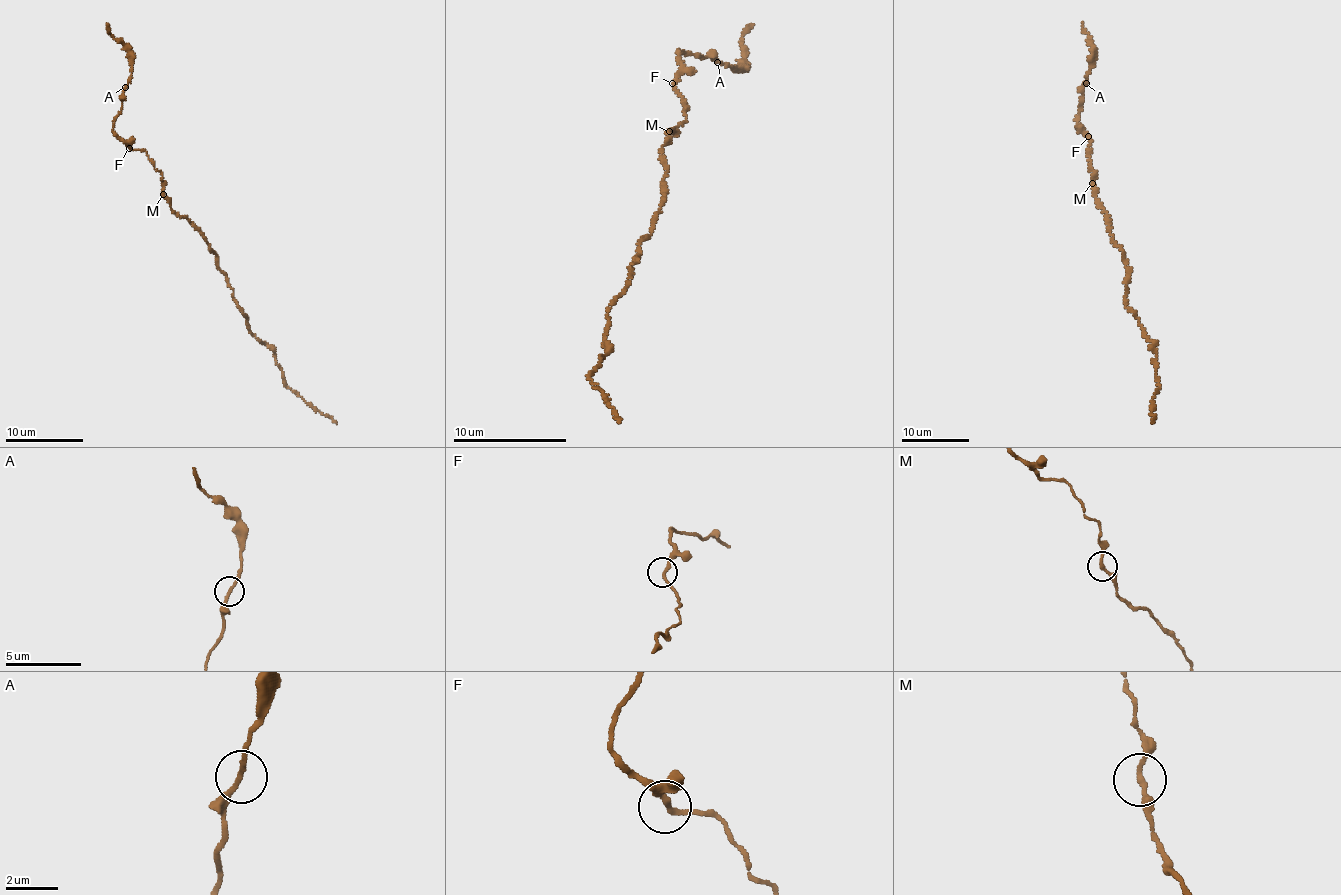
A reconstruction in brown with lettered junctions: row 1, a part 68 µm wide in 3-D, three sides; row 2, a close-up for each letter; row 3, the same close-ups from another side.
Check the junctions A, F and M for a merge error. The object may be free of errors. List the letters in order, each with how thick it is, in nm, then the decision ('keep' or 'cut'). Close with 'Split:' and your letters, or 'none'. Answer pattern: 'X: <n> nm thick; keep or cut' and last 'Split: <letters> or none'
A: 190 nm thick; keep
F: 190 nm thick; keep
M: 180 nm thick; keep
Split: none

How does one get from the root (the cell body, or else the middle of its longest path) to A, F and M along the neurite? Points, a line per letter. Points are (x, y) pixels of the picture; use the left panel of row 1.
A: (197, 228), (172, 209), (162, 172), (145, 151), (133, 150), (115, 133), (125, 87)
F: (197, 228), (172, 209), (171, 200), (163, 191), (162, 172), (154, 167), (145, 151), (129, 148)
M: (197, 228), (172, 209), (171, 202), (163, 195)

